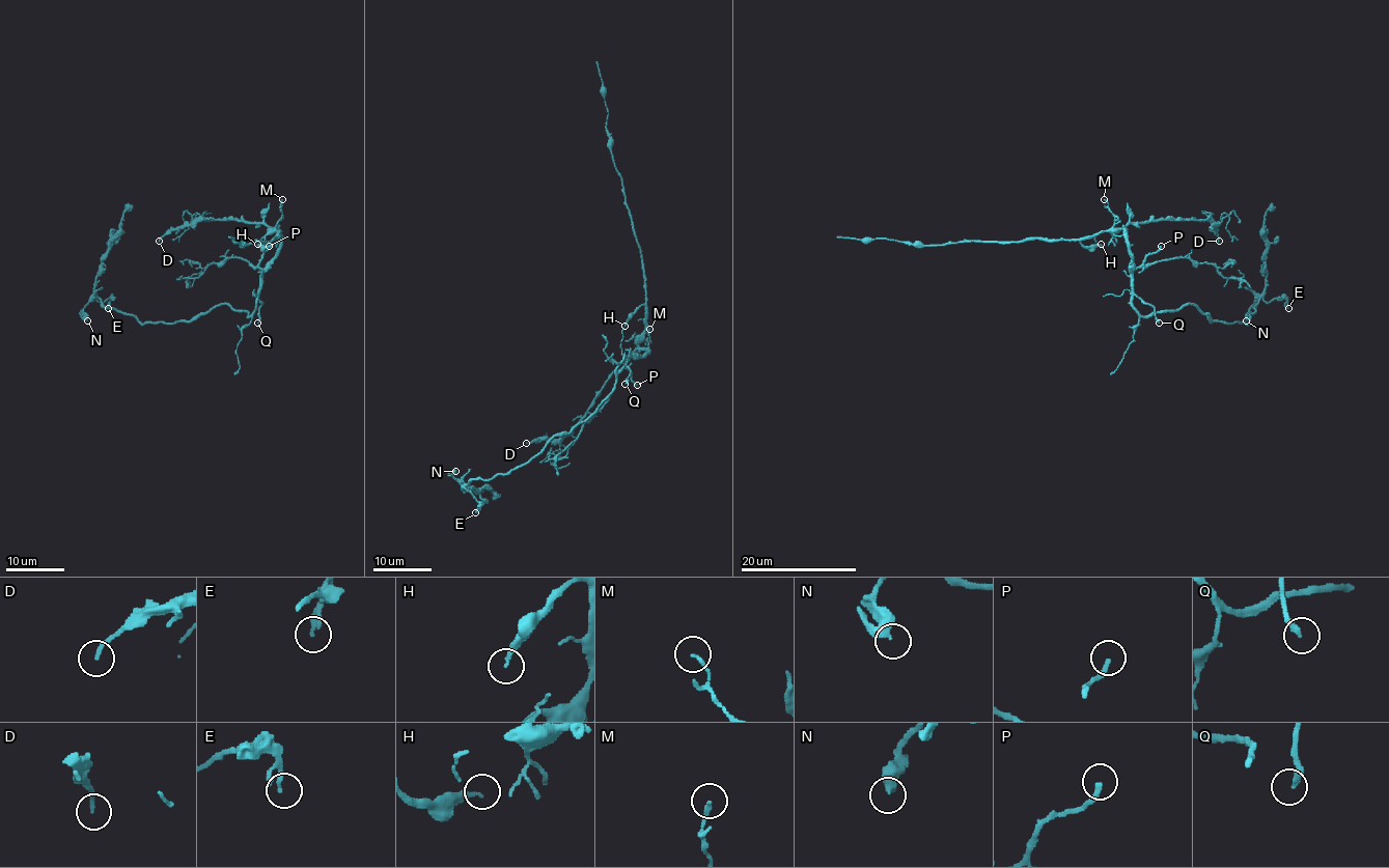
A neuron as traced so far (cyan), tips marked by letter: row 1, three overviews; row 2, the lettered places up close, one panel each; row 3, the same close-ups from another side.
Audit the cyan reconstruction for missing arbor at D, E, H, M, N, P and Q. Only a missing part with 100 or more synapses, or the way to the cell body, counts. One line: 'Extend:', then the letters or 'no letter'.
Extend: Q

